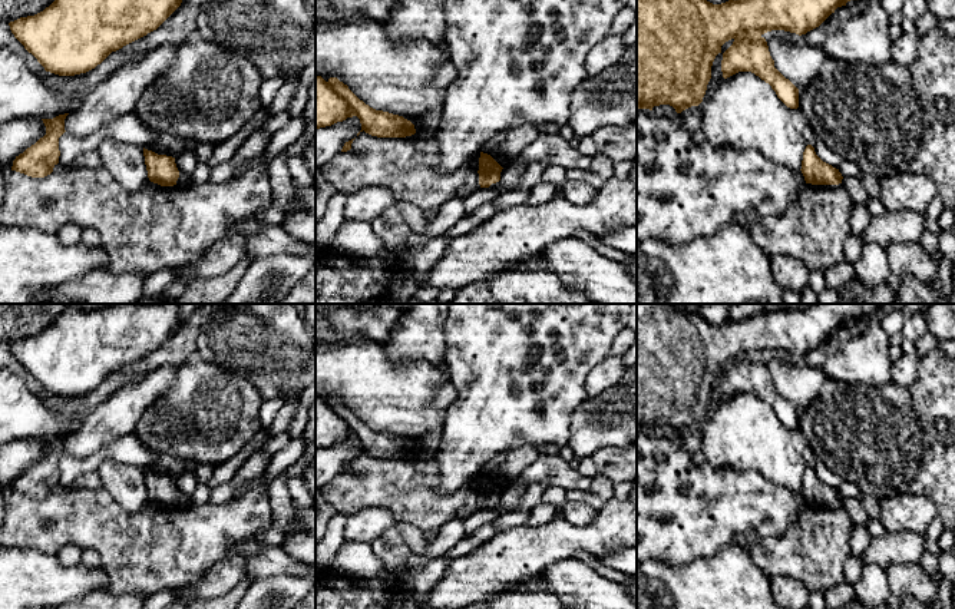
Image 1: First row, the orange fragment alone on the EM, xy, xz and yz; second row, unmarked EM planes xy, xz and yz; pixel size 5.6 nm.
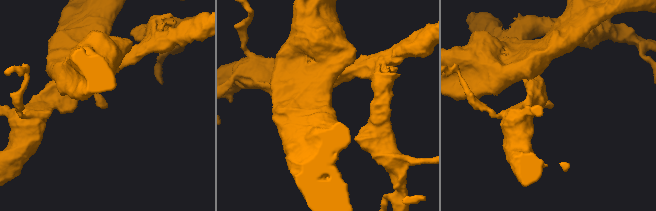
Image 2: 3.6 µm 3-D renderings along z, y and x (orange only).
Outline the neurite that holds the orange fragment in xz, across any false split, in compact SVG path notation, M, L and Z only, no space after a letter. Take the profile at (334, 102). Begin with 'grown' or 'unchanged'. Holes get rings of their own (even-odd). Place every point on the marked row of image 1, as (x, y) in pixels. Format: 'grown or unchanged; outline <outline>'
unchanged; outline M315 75L315 129L357 116L361 130L377 138L406 138L416 133L414 125L403 116L376 110L360 100L337 77L327 82Z

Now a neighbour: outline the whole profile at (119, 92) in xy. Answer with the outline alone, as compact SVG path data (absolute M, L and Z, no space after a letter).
M163 44L135 63L122 66L83 96L80 106L65 119L65 130L87 138L106 123L132 112L143 90L174 62L178 46Z

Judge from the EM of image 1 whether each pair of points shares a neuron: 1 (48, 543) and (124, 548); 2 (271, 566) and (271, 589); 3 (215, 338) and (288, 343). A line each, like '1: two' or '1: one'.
1: one
2: two
3: one

